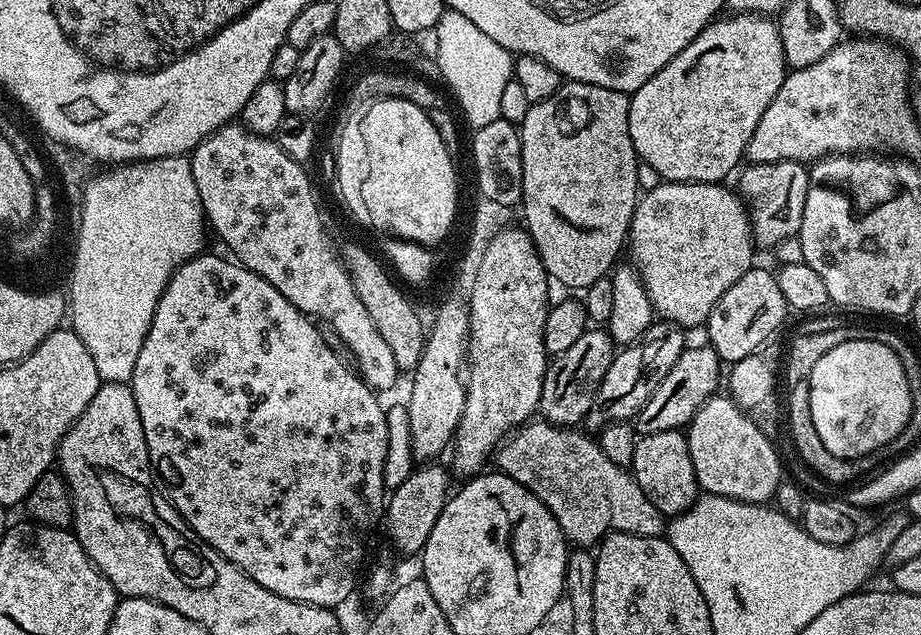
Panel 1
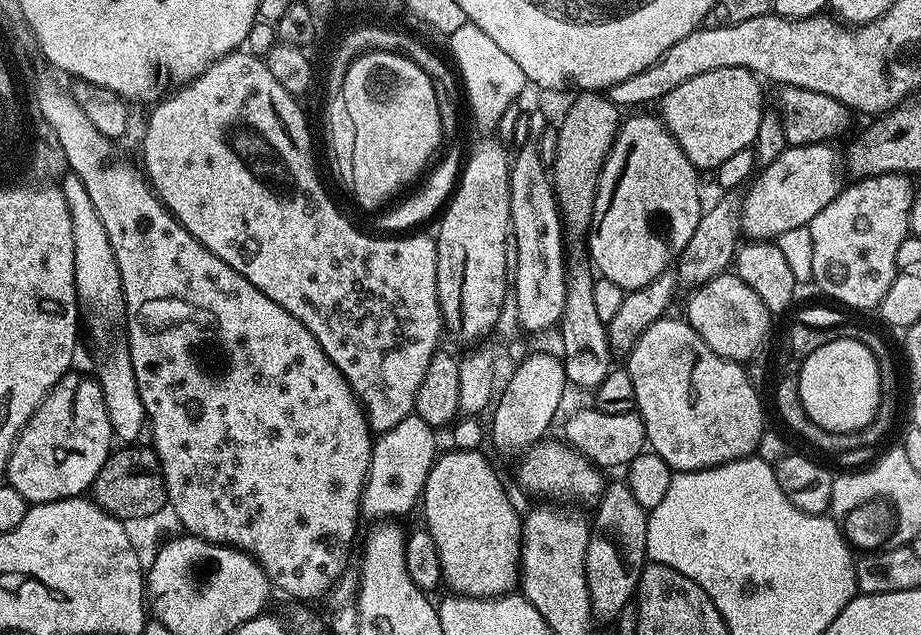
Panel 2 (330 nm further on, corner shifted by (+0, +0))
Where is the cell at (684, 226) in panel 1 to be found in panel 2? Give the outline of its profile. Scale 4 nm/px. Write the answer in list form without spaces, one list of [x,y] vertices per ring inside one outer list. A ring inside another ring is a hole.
[[[828,142],[789,146],[774,158],[774,162],[770,162],[770,166],[759,169],[756,182],[742,198],[744,206],[740,226],[745,237],[775,241],[788,230],[807,228],[818,210],[830,206],[842,188],[836,177],[836,152],[831,146]]]

